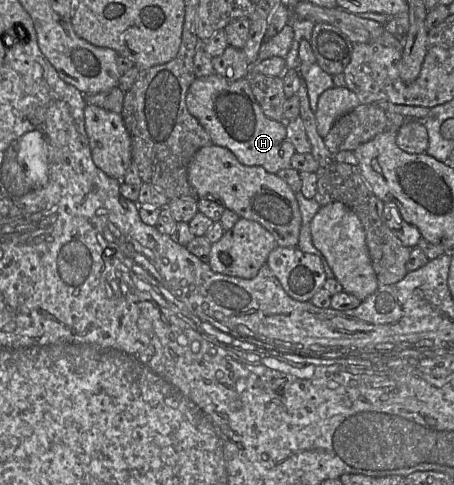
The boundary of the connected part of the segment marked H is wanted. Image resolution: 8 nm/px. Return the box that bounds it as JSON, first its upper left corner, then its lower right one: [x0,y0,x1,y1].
[186,73,296,174]

